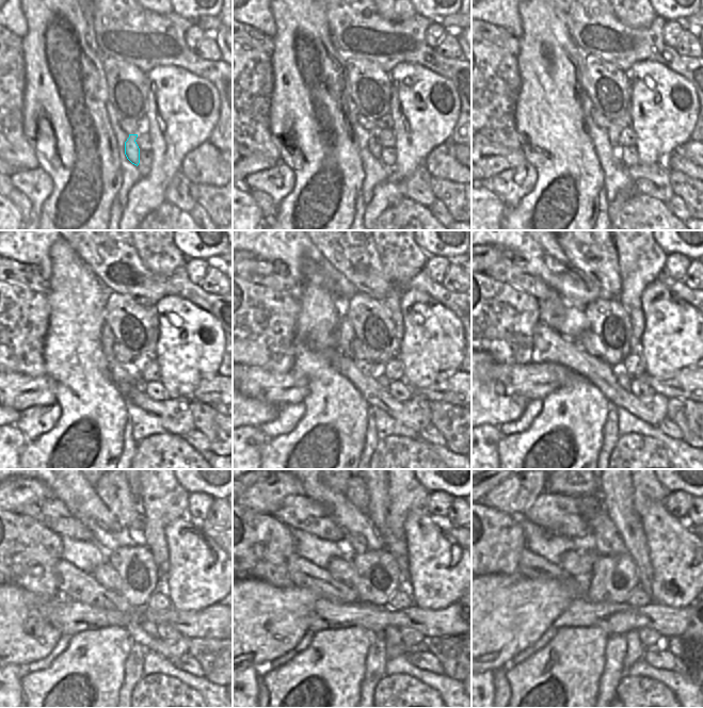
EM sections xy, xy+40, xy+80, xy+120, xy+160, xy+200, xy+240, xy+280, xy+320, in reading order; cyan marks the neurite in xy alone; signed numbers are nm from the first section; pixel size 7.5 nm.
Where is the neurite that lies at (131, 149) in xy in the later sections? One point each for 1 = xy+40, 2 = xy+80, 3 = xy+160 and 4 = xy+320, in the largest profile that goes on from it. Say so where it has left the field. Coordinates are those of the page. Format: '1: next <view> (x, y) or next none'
1: next xy+40 (385, 122)
2: next xy+80 (618, 125)
3: next xy+160 (401, 258)
4: next xy+320 (645, 491)

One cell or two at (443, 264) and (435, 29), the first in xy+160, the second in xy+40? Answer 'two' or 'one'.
one

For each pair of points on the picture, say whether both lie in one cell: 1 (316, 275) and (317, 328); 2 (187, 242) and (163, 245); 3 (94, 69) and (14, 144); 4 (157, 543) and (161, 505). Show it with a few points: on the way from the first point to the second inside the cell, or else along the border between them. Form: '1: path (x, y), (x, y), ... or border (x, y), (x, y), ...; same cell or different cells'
1: path (316, 288), (317, 316); same cell
2: border (173, 241), (187, 259); different cells
3: border (21, 110), (21, 130), (28, 141); different cells
4: path (157, 533), (157, 515); same cell

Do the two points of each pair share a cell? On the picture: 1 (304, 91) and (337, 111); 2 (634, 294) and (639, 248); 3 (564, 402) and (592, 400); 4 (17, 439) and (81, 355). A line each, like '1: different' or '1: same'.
1: same
2: same
3: same
4: different

